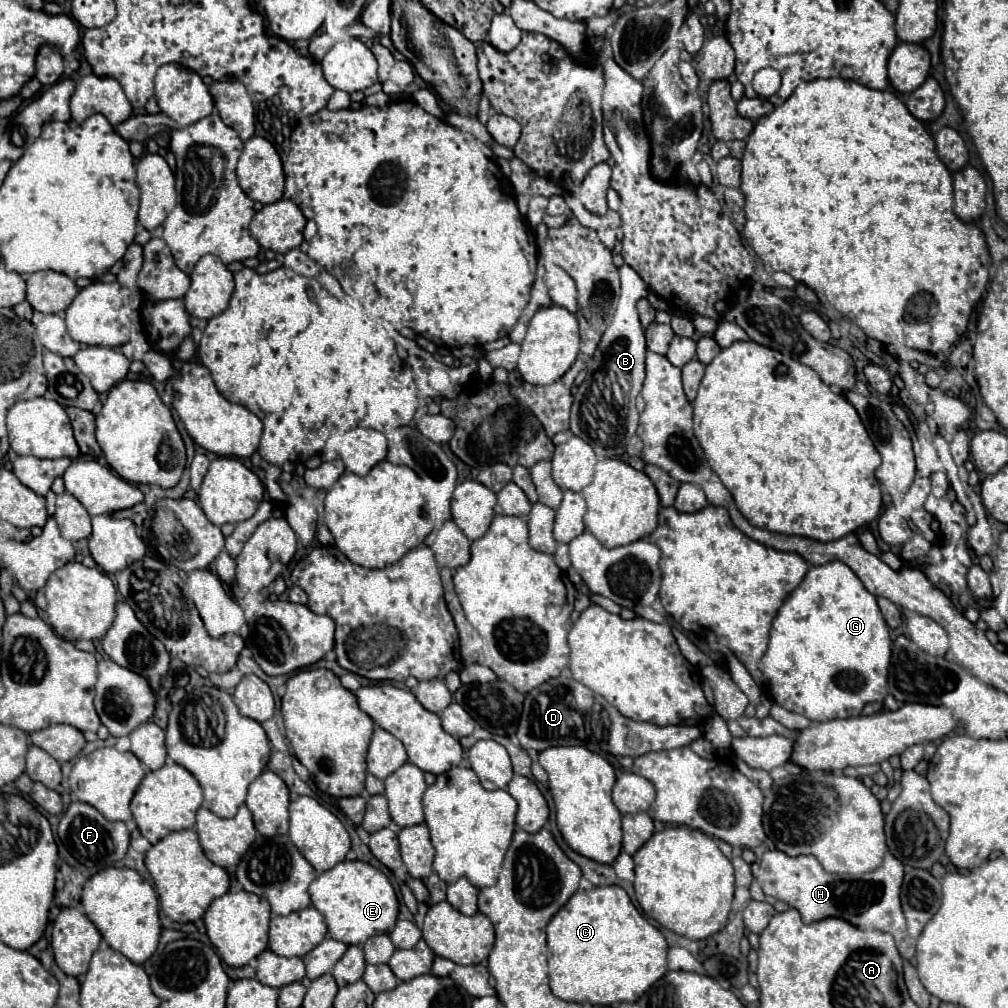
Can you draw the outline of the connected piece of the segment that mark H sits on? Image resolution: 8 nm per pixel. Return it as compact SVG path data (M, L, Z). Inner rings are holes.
M766 850L760 862L758 880L766 896L784 900L790 908L798 910L806 924L818 922L824 918L842 918L858 928L874 928L880 932L888 932L896 940L896 948L904 960L914 958L916 940L910 938L906 930L906 918L900 906L900 884L904 876L904 866L892 854L886 854L880 868L862 874L856 880L846 880L836 874L828 874L820 862L810 856L788 856L780 850Z

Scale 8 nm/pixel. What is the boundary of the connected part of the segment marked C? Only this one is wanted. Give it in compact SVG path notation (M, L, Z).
M594 886L572 894L548 922L546 936L550 990L562 1000L604 1006L636 1002L668 972L664 934L638 912L620 886Z

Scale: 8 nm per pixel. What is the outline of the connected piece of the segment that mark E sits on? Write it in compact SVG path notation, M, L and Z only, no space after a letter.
M342 860L334 868L318 874L308 888L314 908L318 908L328 924L328 934L344 944L364 944L366 938L390 932L396 926L400 900L388 876L362 860Z

